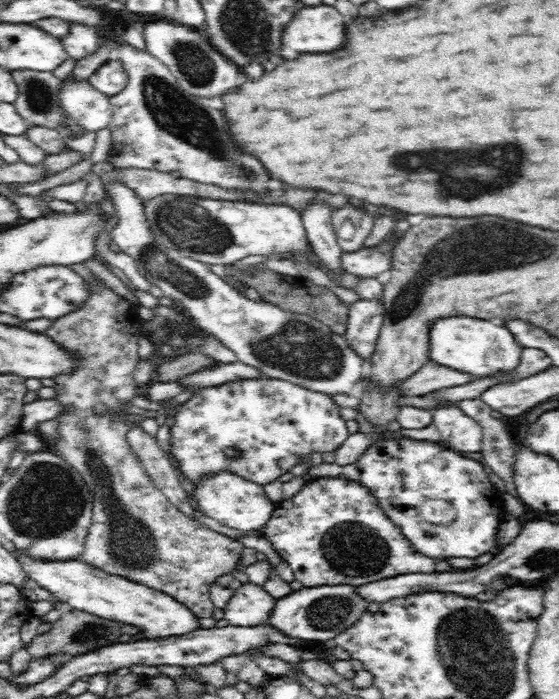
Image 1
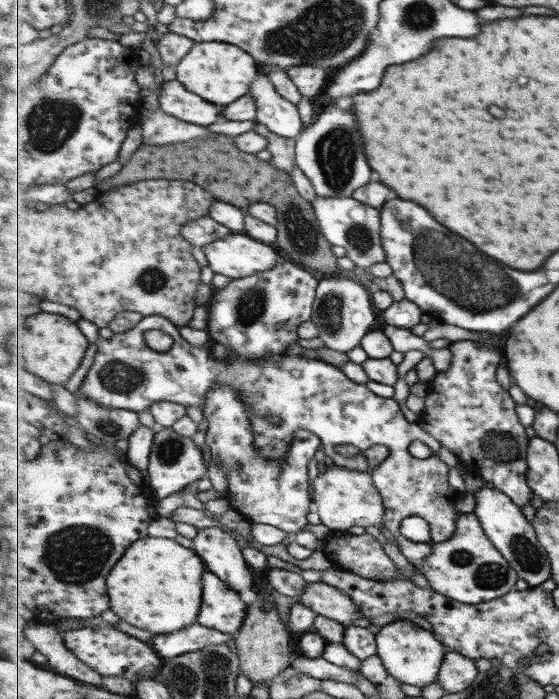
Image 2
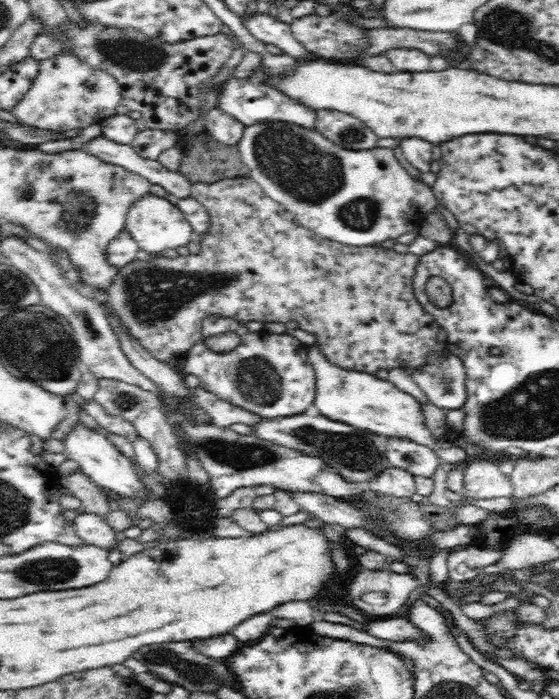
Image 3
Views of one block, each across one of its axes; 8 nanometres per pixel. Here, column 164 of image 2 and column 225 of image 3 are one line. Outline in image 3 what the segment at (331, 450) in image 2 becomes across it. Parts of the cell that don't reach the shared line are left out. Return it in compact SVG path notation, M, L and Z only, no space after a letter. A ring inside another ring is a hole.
M208 315L202 322L201 339L187 352L183 374L194 374L200 386L234 406L260 418L292 416L304 412L314 400L313 365L308 361L305 344L290 334L250 332L246 323L230 317ZM226 332L238 334L240 343L233 350L215 352L206 347L206 338Z

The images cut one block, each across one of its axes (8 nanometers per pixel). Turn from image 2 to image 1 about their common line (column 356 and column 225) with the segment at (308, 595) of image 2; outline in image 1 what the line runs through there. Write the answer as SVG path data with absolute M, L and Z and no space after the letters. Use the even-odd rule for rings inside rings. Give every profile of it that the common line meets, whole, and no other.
M240 584L222 610L224 620L236 627L255 627L270 616L275 600L258 584Z

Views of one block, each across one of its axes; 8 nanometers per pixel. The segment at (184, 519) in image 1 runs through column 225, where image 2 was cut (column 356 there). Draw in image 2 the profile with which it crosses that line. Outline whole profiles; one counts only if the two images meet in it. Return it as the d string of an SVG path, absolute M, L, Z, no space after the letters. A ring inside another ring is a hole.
M330 530L324 546L324 555L336 568L349 571L376 582L396 581L401 571L385 554L383 544L364 533L353 536L343 531Z

